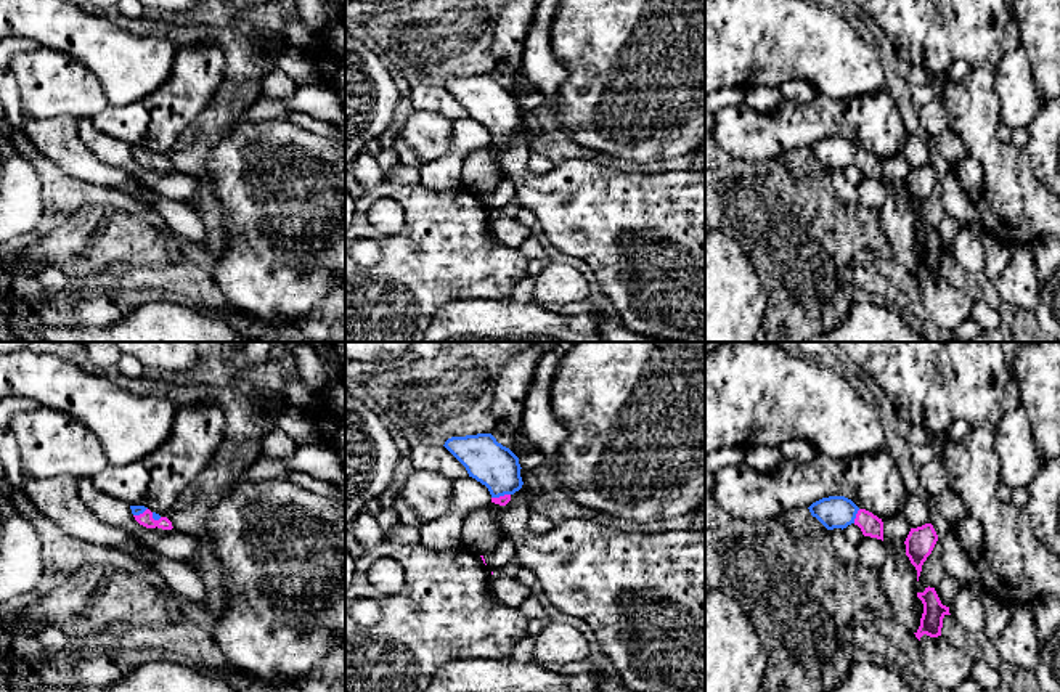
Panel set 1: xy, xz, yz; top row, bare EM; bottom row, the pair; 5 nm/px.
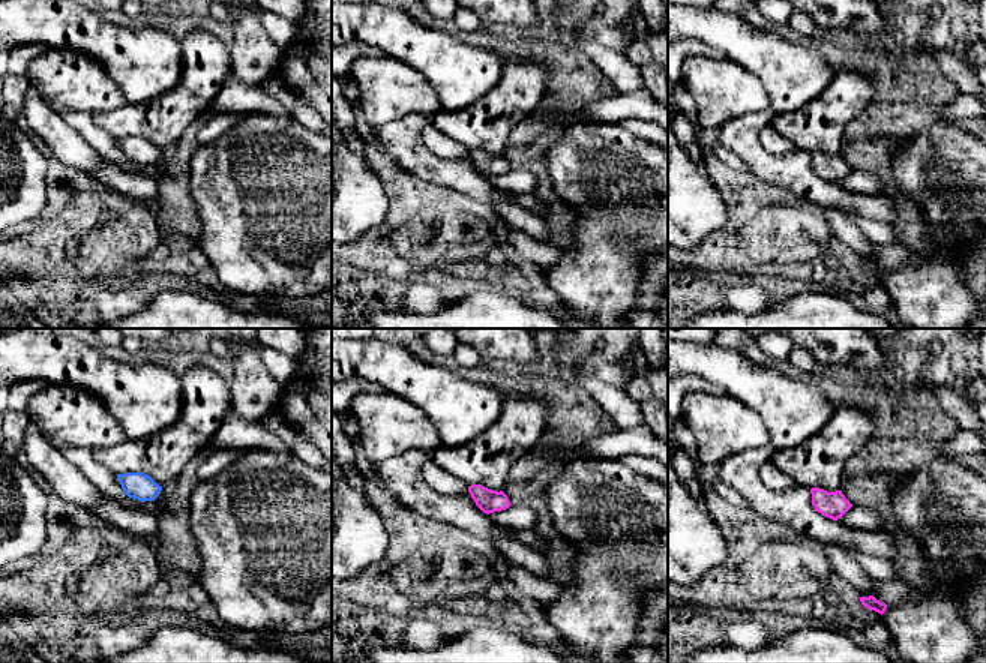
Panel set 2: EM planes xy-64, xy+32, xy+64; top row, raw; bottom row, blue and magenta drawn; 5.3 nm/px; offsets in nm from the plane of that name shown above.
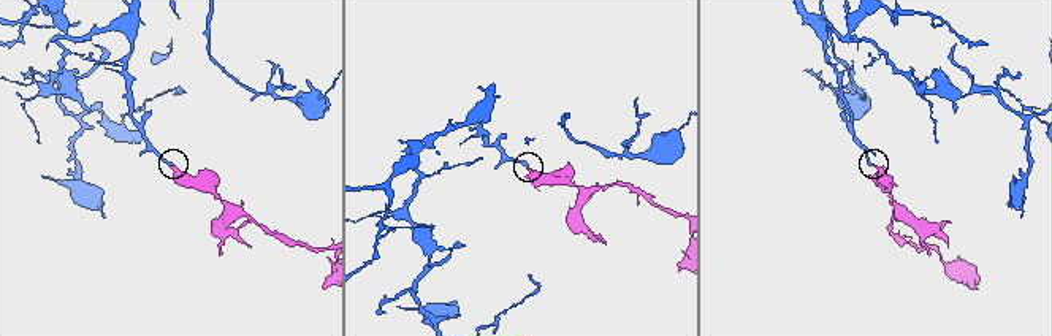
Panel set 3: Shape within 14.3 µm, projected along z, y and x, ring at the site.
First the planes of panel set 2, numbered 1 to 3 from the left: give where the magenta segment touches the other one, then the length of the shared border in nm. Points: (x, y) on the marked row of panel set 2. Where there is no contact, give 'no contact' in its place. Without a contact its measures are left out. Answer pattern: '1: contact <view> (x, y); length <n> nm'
1: no contact
2: no contact
3: no contact

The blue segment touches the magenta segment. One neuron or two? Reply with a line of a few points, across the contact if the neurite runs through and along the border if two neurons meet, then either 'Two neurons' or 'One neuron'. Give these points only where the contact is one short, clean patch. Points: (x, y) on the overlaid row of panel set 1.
Line: yz (835, 511), (855, 516), (871, 525). One neuron

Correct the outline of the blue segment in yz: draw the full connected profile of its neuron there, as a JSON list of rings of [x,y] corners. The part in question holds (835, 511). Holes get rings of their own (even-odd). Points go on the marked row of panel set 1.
[[[829,496],[813,503],[809,507],[827,530],[846,528],[854,523],[861,528],[864,536],[883,541],[883,522],[872,512],[859,509],[851,499],[845,496]]]

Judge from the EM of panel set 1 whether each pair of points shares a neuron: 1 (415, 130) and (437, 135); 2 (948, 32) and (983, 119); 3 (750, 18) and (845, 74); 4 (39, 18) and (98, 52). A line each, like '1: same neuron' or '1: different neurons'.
1: same neuron
2: different neurons
3: same neuron
4: same neuron

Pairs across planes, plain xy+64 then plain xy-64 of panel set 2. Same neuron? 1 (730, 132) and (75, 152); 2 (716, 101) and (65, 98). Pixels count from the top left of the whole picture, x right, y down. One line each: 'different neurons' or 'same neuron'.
1: same neuron
2: same neuron

